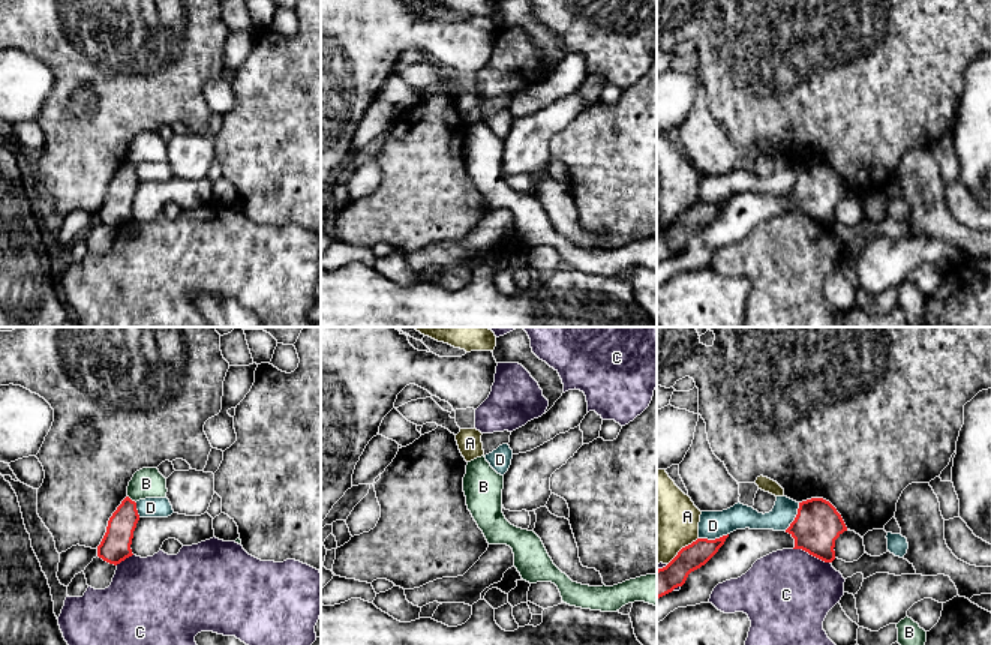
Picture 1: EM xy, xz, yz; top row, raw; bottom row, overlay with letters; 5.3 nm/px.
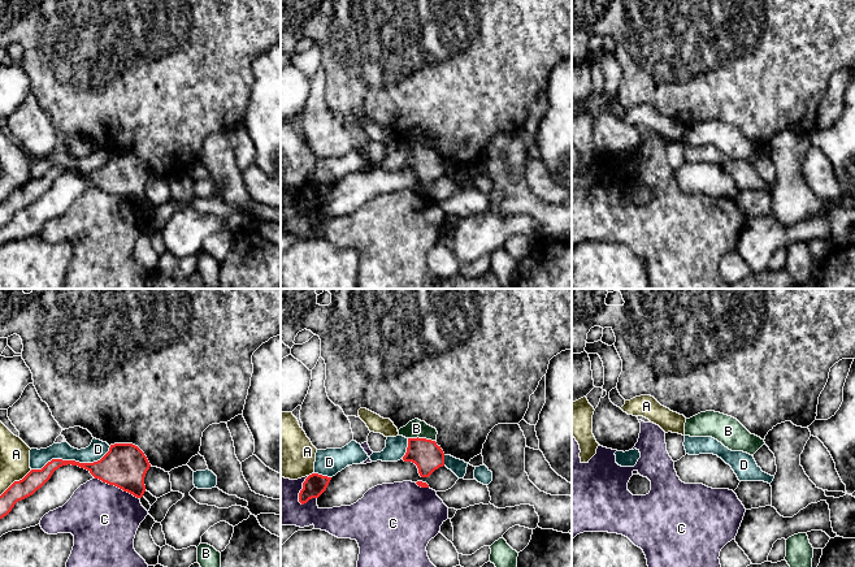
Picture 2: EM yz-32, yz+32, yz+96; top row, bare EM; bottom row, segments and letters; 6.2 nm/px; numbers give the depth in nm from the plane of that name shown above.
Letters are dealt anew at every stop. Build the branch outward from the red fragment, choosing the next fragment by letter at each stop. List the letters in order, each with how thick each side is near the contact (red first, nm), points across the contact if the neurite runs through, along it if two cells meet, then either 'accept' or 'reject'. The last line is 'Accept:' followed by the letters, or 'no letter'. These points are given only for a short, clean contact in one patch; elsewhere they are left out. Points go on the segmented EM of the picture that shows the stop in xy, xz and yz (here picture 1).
A: calibres 140 and 400 nm; reject
B: calibres 160 and 160 nm; border xy (128, 495), (135, 503); reject
C: calibres 260 and 460 nm; reject
D: calibres 140 and 150 nm; reject
Accept: no letter

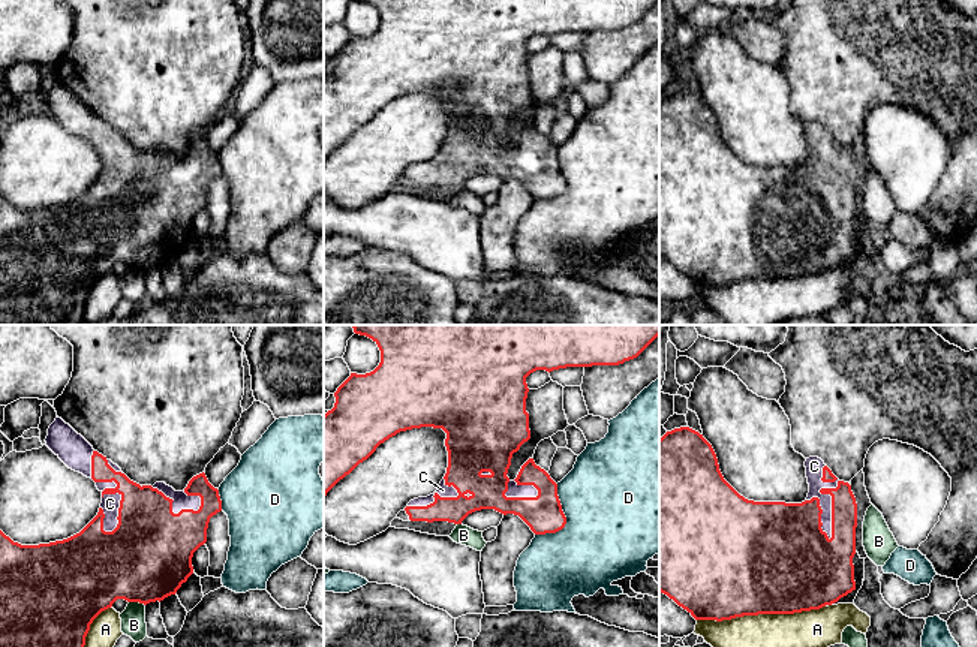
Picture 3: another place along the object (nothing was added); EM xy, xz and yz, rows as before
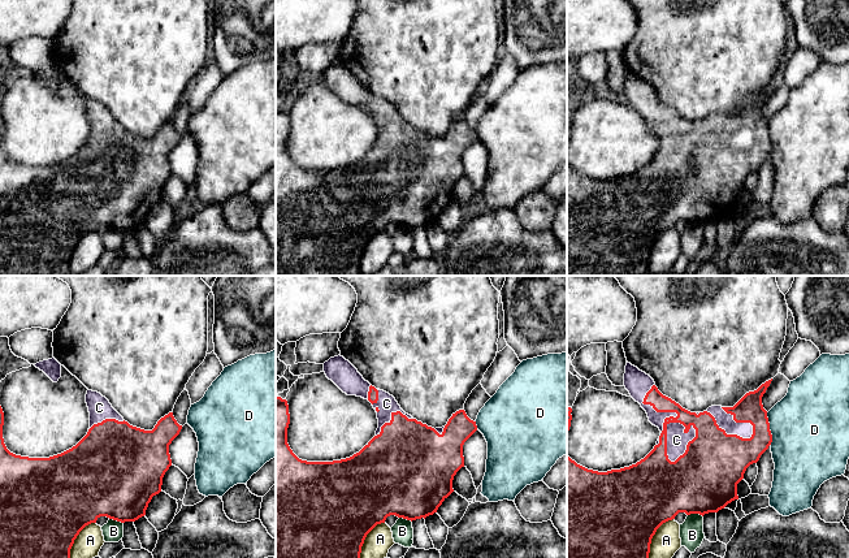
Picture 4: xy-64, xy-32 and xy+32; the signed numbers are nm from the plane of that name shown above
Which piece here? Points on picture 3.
A: calibres 500 and 190 nm; reject
B: calibres 460 and 130 nm; reject
C: calibres 280 and 100 nm; accept
D: calibres 200 and 500 nm; reject
Accept: C

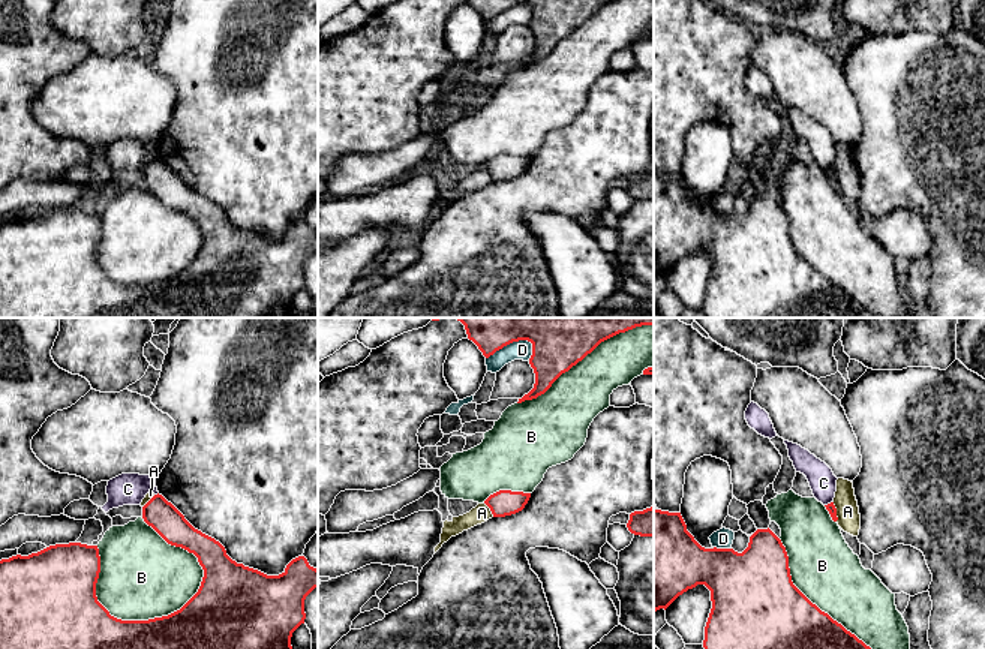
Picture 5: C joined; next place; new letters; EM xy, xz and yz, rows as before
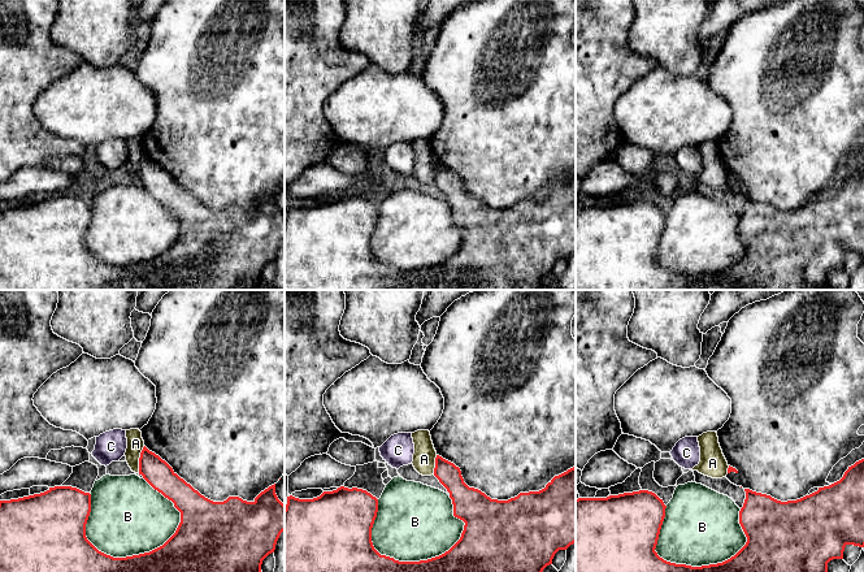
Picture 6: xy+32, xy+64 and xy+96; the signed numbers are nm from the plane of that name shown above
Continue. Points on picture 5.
A: calibres 50 and 130 nm; reject
B: calibres 440 and 400 nm; reject
C: calibres 50 and 140 nm; reject
D: calibres 320 and 110 nm; reject
Accept: no letter

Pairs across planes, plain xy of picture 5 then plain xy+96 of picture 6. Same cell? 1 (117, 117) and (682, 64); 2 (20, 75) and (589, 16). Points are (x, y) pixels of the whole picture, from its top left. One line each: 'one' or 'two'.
1: two
2: one

